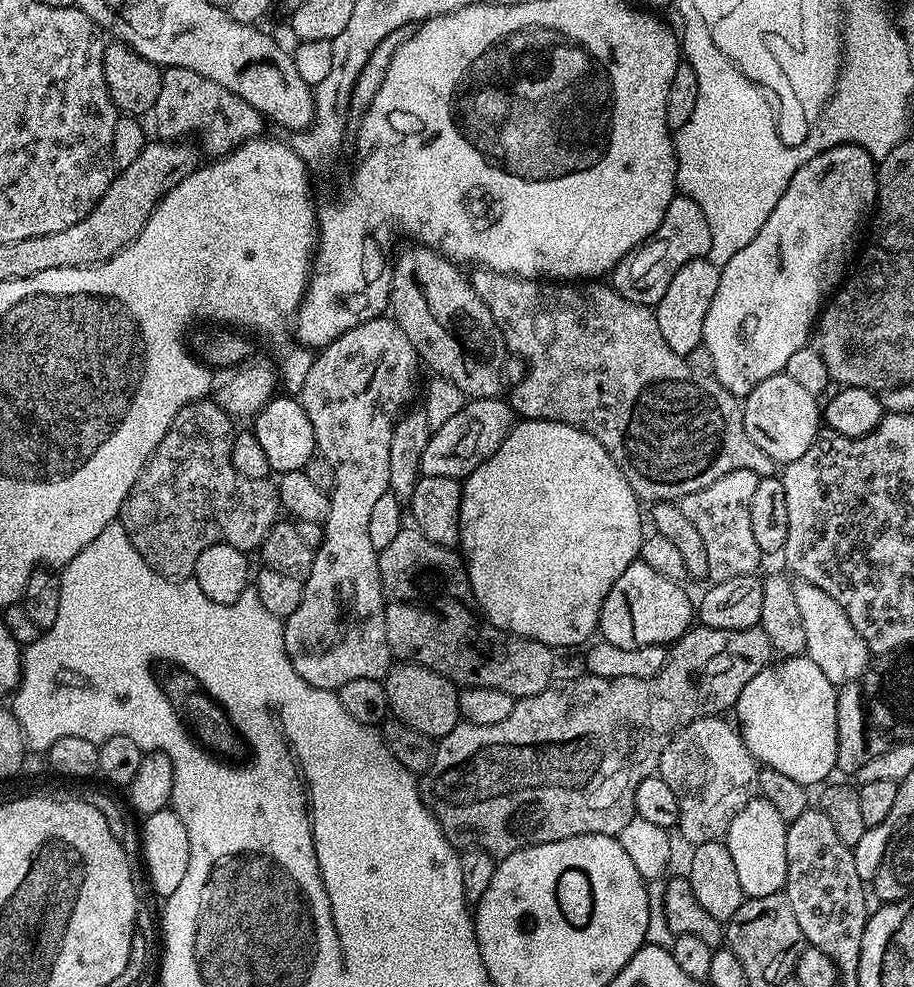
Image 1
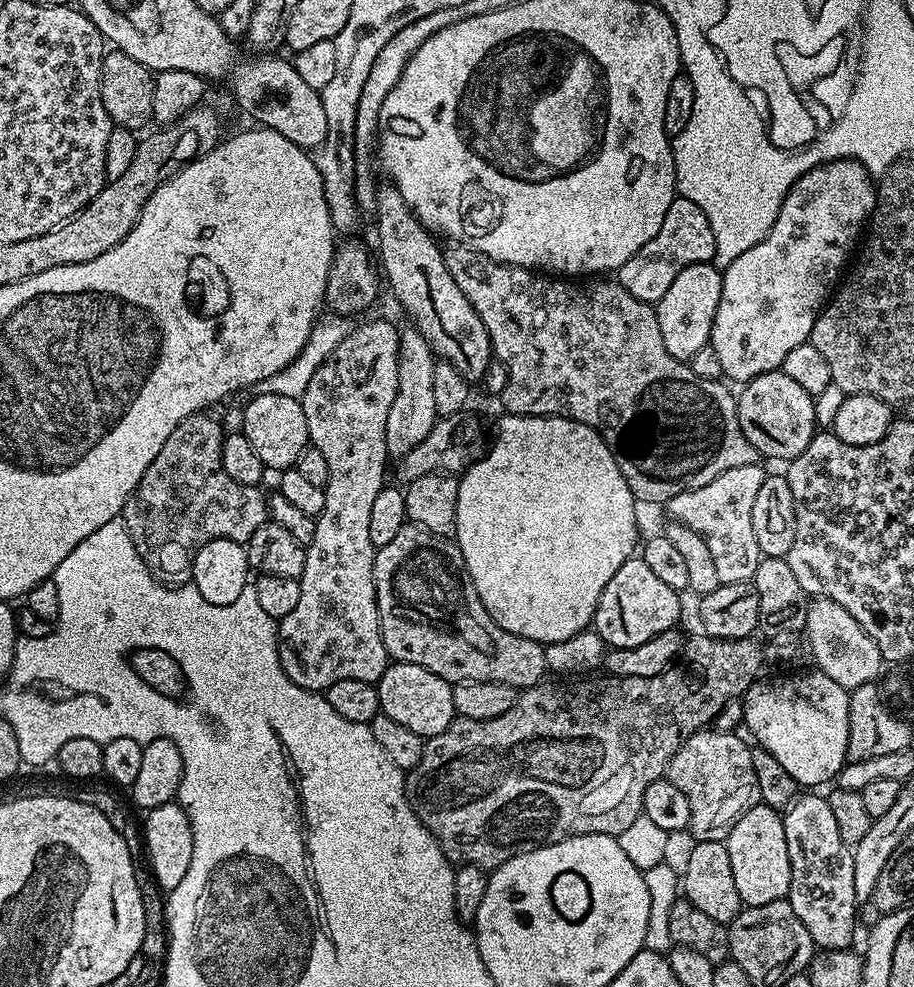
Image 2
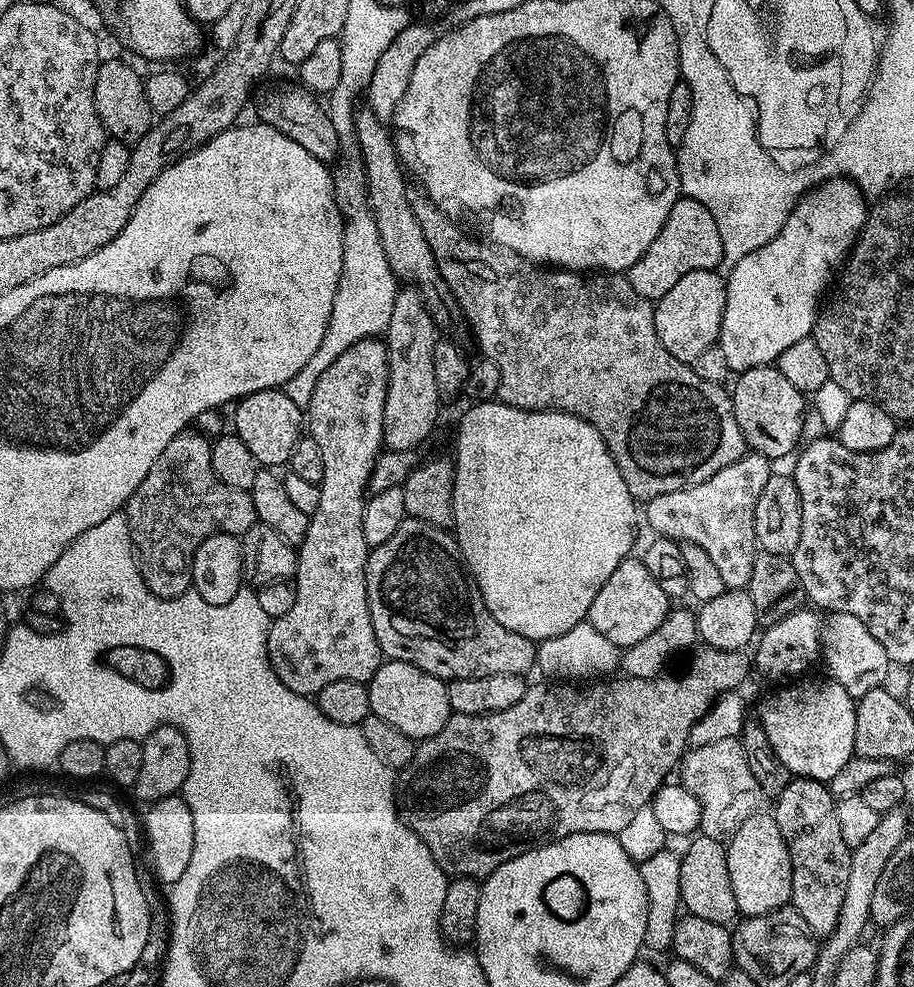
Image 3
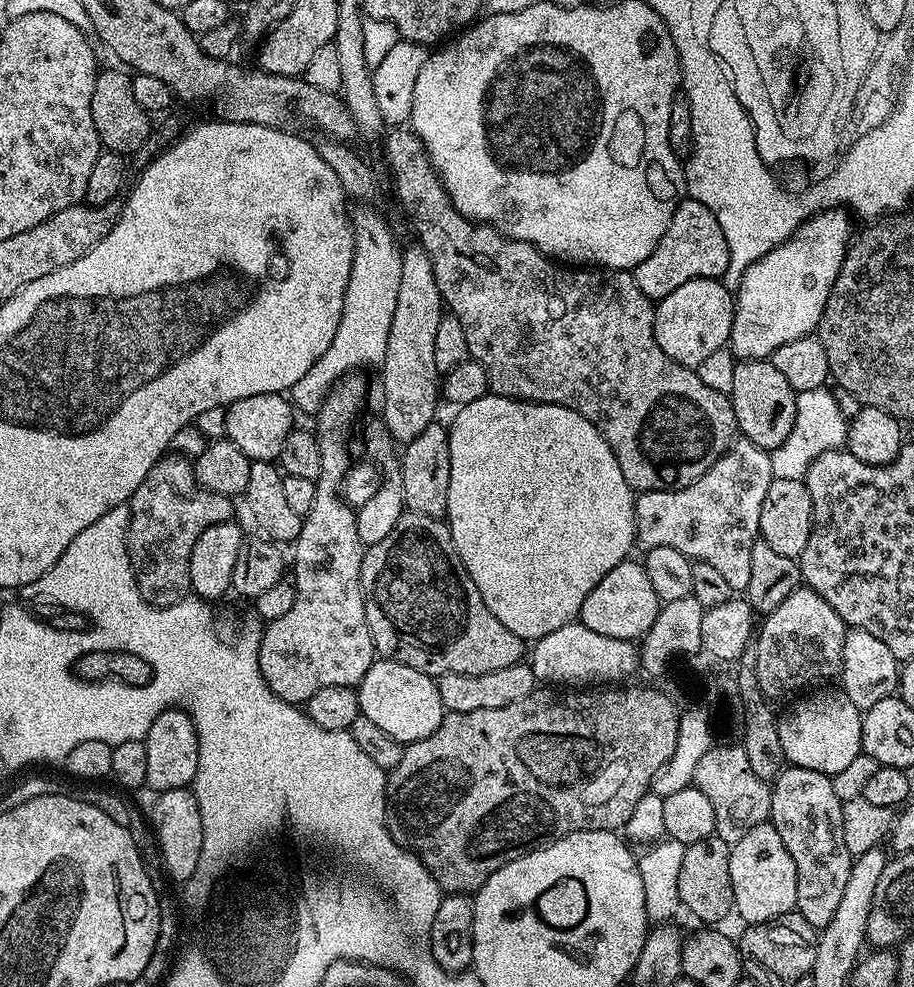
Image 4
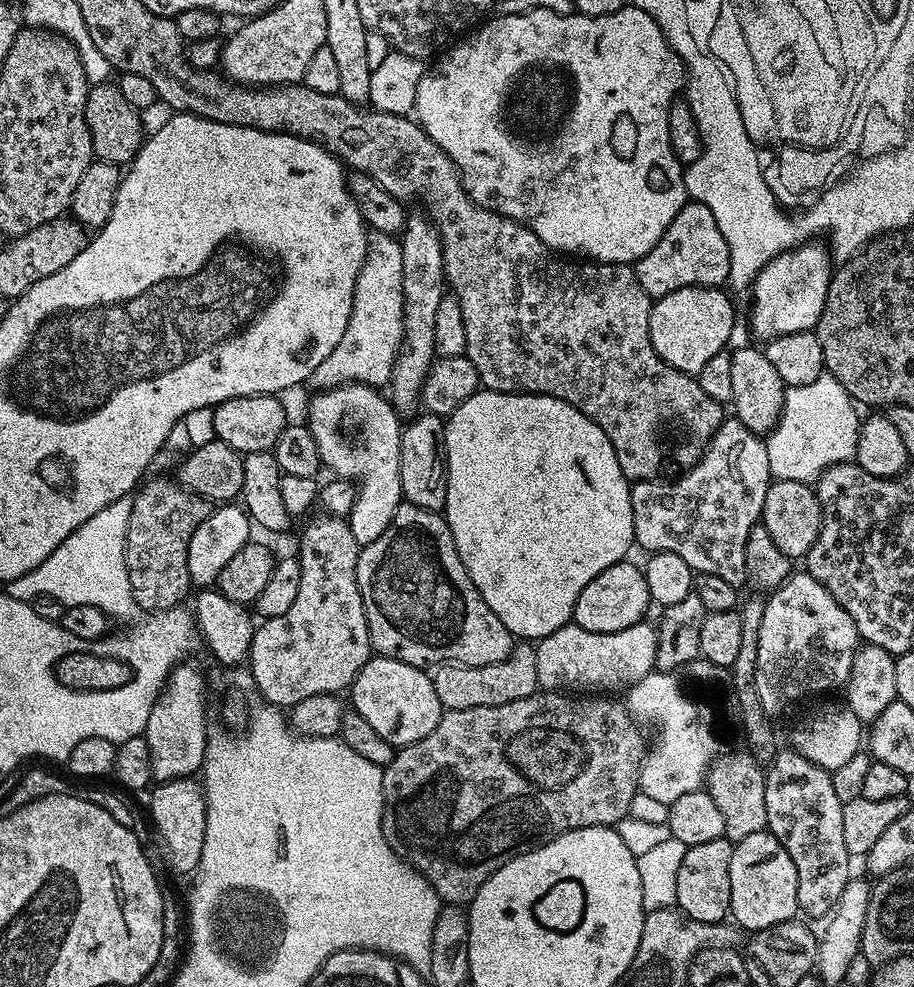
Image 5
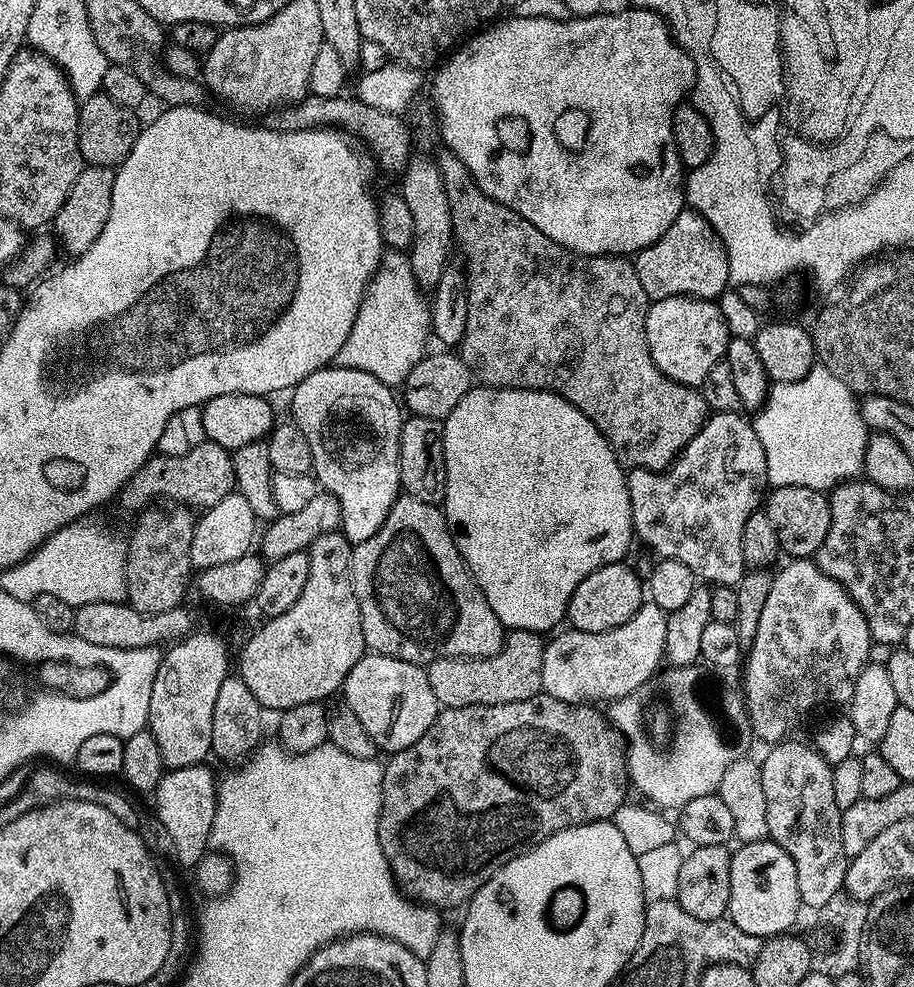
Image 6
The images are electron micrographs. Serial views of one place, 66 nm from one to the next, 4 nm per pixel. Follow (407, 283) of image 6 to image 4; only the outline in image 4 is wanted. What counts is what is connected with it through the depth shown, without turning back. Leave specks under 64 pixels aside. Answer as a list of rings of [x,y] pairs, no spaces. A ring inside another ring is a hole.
[[[360,206],[357,207],[360,208],[355,211],[353,211],[351,213],[351,217],[352,217],[352,233],[354,234],[354,262],[352,263],[352,265],[350,266],[350,278],[348,279],[348,281],[346,282],[346,298],[344,299],[344,301],[342,302],[342,318],[340,319],[340,321],[338,322],[338,330],[336,333],[334,333],[334,342],[330,342],[330,350],[326,350],[326,354],[322,354],[322,358],[318,358],[318,362],[314,362],[314,366],[310,366],[310,370],[306,370],[306,374],[302,374],[302,378],[298,378],[298,382],[294,382],[294,386],[292,387],[292,389],[290,389],[290,399],[293,403],[293,405],[295,405],[295,407],[297,409],[300,408],[302,411],[304,412],[309,412],[309,414],[315,414],[317,412],[319,412],[320,410],[320,401],[324,399],[325,396],[327,396],[328,391],[332,388],[333,384],[337,384],[339,382],[340,379],[342,379],[343,376],[355,373],[357,370],[364,370],[364,369],[360,369],[360,368],[372,368],[375,366],[380,366],[383,365],[384,363],[384,359],[386,358],[386,342],[388,341],[388,339],[390,338],[390,322],[394,322],[394,306],[395,304],[398,303],[398,285],[401,284],[402,282],[402,248],[401,245],[396,245],[396,236],[394,233],[392,233],[392,228],[390,225],[387,224],[386,221],[383,220],[382,217],[379,216],[378,213],[375,212],[374,209],[372,209],[372,206]]]

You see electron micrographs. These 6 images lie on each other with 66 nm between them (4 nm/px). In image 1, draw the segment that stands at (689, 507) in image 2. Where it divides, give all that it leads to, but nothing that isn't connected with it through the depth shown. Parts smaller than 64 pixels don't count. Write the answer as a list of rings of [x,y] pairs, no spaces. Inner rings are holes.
[[[730,470],[730,474],[722,474],[718,482],[710,482],[710,486],[694,490],[694,494],[686,494],[678,501],[682,514],[686,514],[698,534],[702,534],[702,546],[706,546],[710,565],[707,579],[712,584],[726,582],[726,578],[750,576],[757,571],[762,554],[750,523],[750,498],[754,498],[759,481],[760,477],[750,470]]]

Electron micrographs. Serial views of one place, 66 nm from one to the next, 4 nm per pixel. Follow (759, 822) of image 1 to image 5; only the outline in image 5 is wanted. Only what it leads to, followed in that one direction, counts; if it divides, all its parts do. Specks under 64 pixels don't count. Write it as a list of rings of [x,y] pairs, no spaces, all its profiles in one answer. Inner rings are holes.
[[[765,830],[735,841],[730,854],[730,902],[731,919],[748,934],[778,926],[797,915],[798,870],[794,870],[794,858],[786,854],[786,846],[772,832]]]

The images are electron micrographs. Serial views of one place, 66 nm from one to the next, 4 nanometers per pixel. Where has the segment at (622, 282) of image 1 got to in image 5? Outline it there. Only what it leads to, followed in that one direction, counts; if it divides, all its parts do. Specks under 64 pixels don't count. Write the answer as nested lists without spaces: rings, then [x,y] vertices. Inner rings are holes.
[[[688,202],[682,210],[678,210],[666,234],[658,238],[654,250],[636,261],[634,267],[642,290],[646,290],[650,297],[659,298],[695,284],[703,288],[727,285],[730,250],[726,246],[726,238],[722,238],[722,230],[718,230],[718,222],[714,222],[714,214],[710,214],[706,206]]]

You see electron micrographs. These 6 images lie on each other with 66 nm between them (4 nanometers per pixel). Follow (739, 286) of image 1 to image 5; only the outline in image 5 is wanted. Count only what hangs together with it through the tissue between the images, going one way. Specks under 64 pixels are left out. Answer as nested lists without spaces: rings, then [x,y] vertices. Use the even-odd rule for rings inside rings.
[[[805,242],[789,252],[778,254],[752,281],[752,332],[760,342],[782,334],[813,331],[822,318],[834,260],[829,249],[818,243]]]

